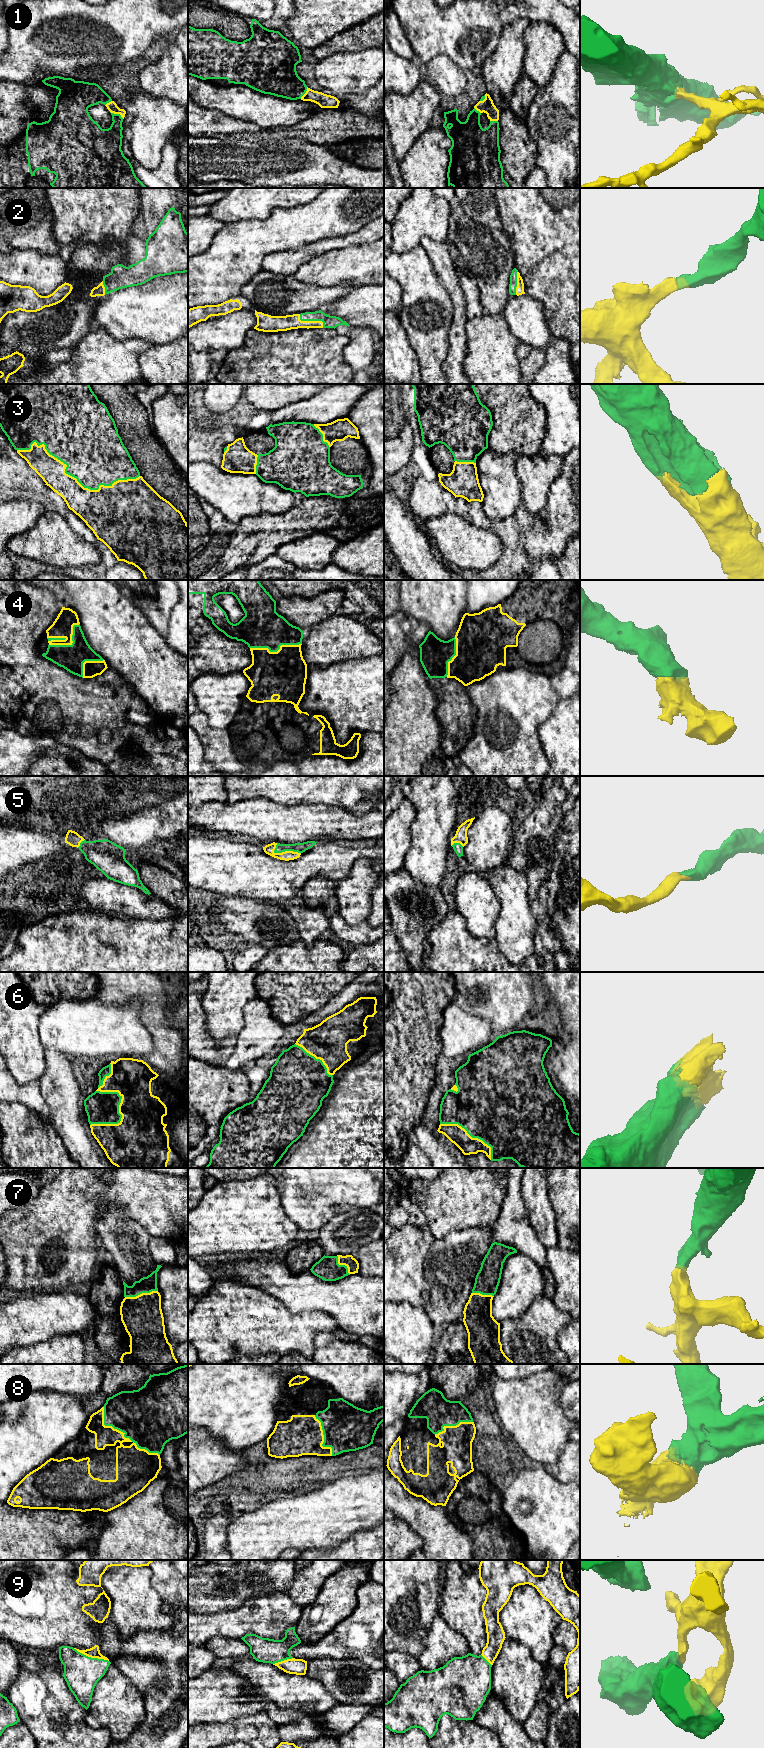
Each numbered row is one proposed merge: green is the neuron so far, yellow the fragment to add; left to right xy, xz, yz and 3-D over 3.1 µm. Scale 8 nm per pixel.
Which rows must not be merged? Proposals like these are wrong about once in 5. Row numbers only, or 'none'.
none

